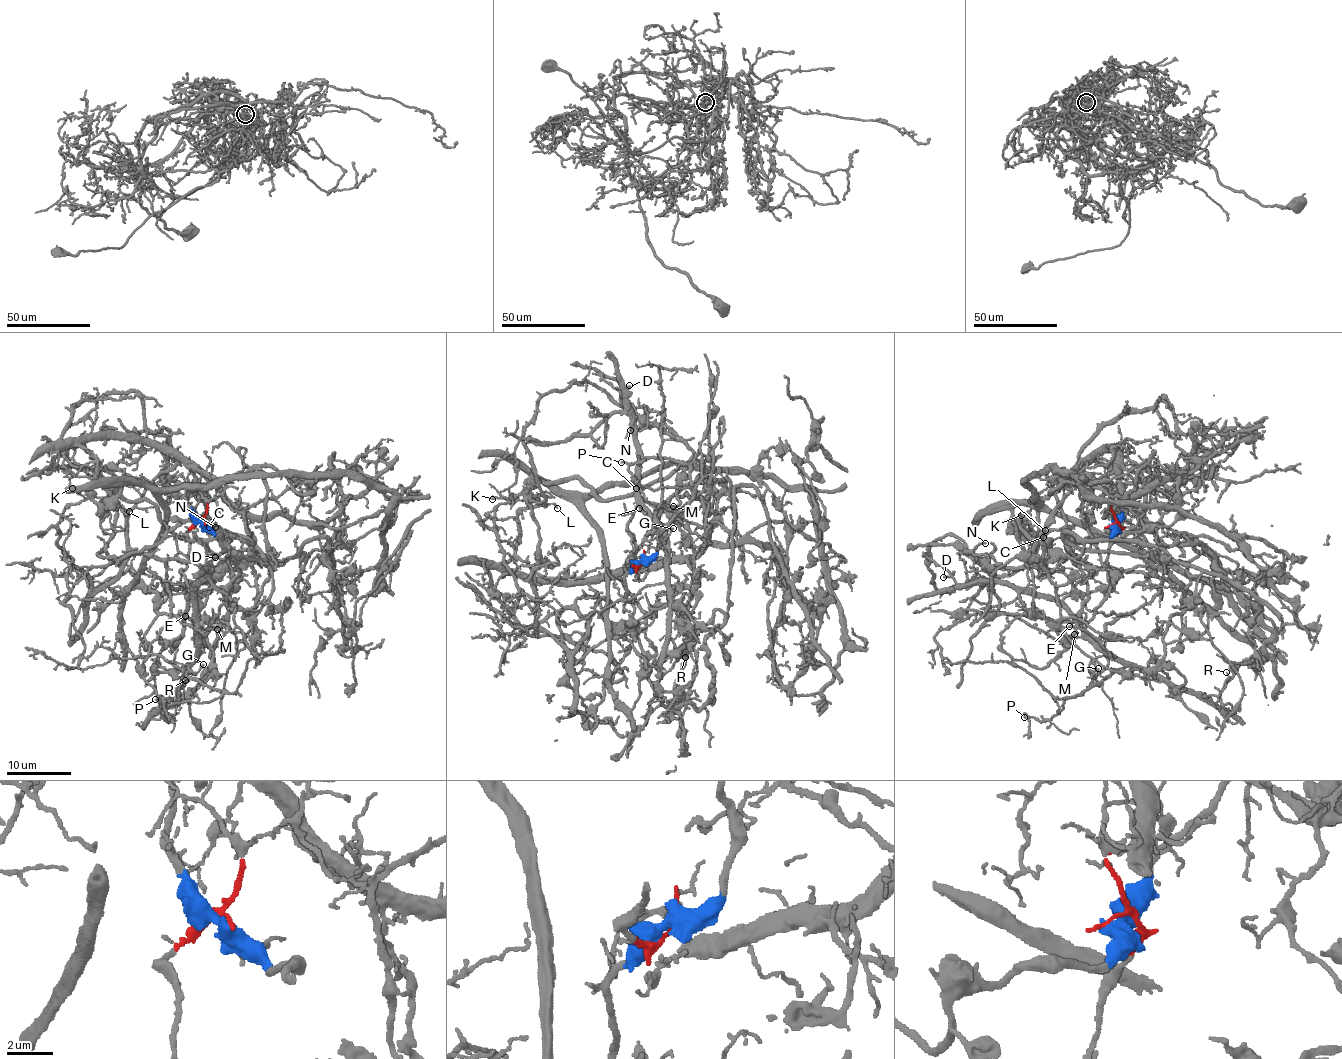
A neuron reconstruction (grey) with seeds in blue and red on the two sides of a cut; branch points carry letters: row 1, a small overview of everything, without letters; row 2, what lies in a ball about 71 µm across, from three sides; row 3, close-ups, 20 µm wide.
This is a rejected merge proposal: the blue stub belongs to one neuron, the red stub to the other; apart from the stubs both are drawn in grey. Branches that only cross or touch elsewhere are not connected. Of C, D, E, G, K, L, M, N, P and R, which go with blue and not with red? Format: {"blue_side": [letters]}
{"blue_side": ["C", "K", "L", "N"]}

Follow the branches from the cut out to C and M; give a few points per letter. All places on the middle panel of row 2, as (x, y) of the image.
C: (642, 559), (648, 559), (657, 550), (657, 513), (661, 507), (648, 503), (635, 487)
M: (643, 559), (630, 561), (636, 548), (627, 524), (632, 513), (640, 504), (654, 518), (660, 505), (673, 506)

